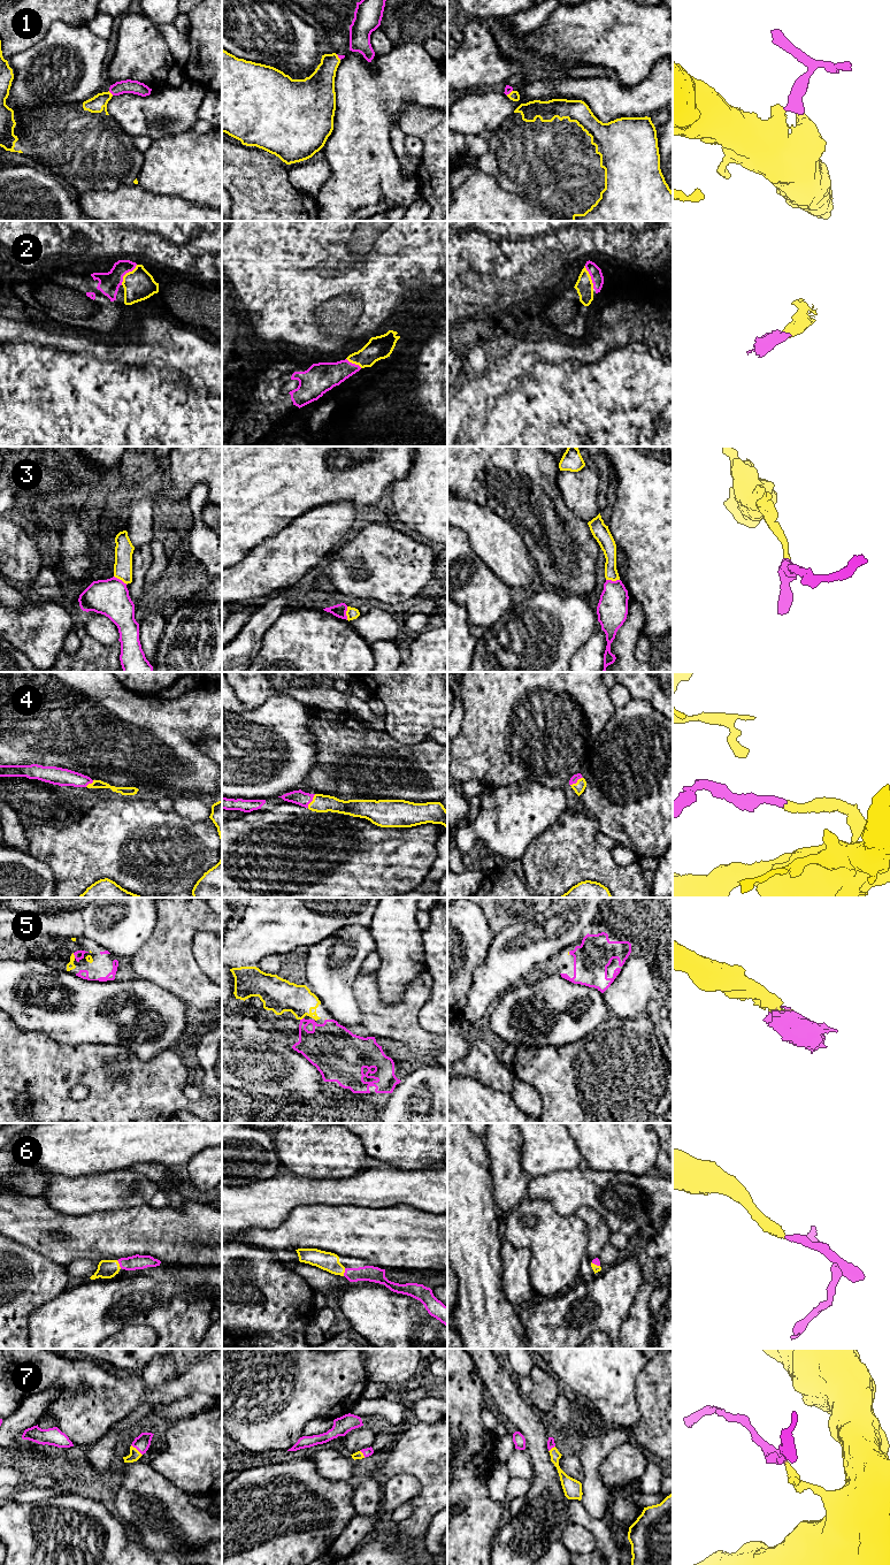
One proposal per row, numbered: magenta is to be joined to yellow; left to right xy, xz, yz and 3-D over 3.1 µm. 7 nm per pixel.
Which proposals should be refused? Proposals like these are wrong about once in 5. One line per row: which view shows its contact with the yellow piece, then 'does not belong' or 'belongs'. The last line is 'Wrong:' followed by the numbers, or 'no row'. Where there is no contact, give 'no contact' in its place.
1: xy | belongs
2: xy | belongs
3: xz | does not belong
4: xz | belongs
5: xy | belongs
6: xy | belongs
7: xy | belongs
Wrong: 3

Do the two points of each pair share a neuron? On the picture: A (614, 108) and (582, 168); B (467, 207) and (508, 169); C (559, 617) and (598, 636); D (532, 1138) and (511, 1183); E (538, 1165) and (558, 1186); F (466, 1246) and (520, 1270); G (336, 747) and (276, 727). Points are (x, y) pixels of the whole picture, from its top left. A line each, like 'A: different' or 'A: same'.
A: different
B: different
C: different
D: different
E: different
F: different
G: different

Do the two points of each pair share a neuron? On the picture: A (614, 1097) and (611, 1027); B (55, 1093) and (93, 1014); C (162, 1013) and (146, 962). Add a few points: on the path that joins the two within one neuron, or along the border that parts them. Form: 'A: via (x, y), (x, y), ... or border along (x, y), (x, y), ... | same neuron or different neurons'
A: via (612, 1079), (612, 1044) | same neuron
B: border along (53, 1038), (66, 1044), (106, 1045) | different neurons
C: border along (136, 977), (150, 979), (168, 989), (175, 995) | different neurons

